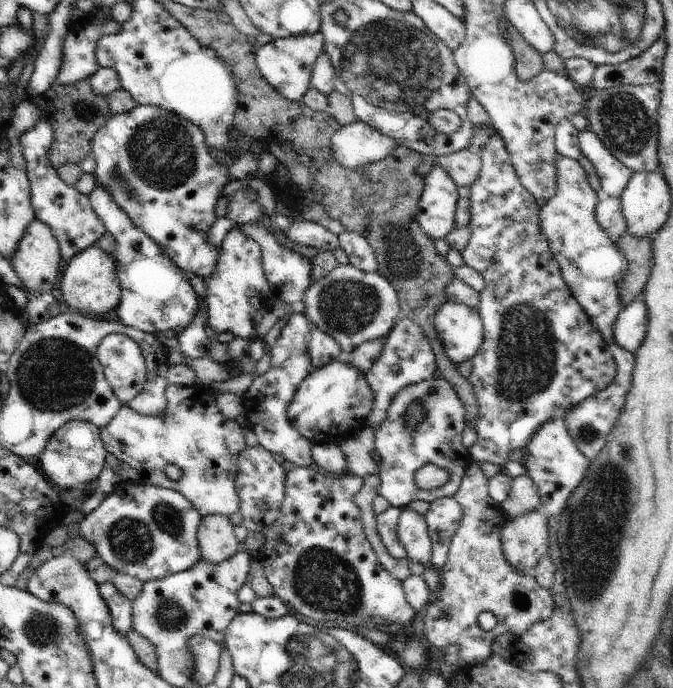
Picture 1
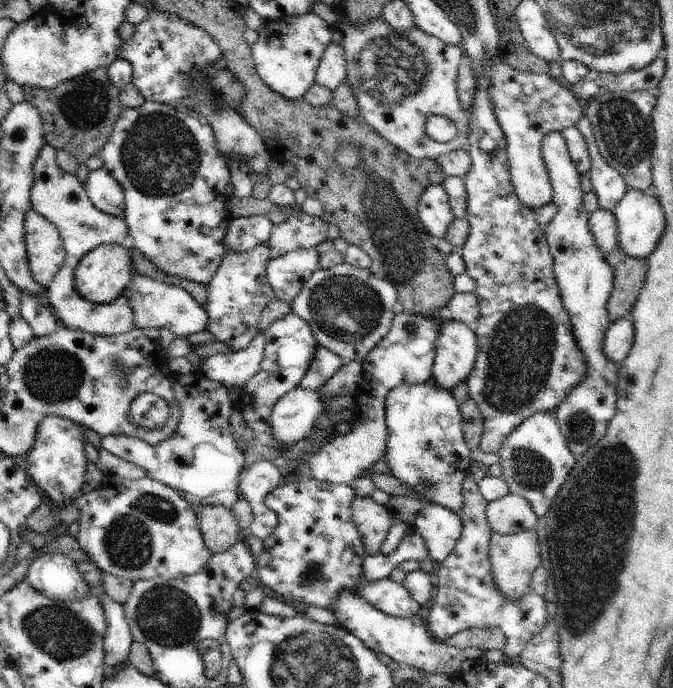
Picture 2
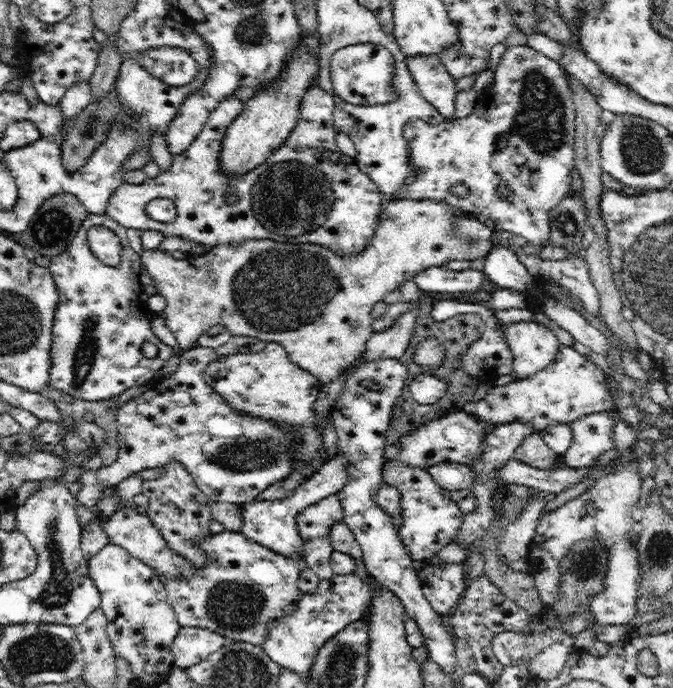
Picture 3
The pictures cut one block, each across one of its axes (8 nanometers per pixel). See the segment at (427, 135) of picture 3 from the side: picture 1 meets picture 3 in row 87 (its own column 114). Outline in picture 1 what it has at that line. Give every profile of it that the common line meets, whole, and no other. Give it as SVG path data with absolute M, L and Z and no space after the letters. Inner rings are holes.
M120 481L96 509L73 527L73 533L85 538L96 554L115 572L130 574L142 582L148 582L188 570L201 560L197 540L197 528L201 522L200 512L180 492L141 481Z

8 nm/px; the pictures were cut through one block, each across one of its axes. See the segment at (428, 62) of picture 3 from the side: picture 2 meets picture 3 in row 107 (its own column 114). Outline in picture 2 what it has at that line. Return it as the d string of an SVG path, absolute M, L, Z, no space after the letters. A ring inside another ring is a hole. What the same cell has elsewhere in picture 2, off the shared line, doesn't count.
M194 370L188 374L173 375L172 390L174 390L174 398L180 404L182 416L180 416L180 422L178 422L178 430L170 438L152 446L152 444L142 442L142 440L132 438L132 436L110 434L110 436L101 438L102 448L115 454L118 458L144 468L148 472L148 477L170 486L193 507L220 504L232 509L236 500L238 500L238 487L244 473L244 453L238 450L238 444L236 444L232 428L230 428L230 417L236 408L233 406L228 389L222 382L210 380L201 371Z

